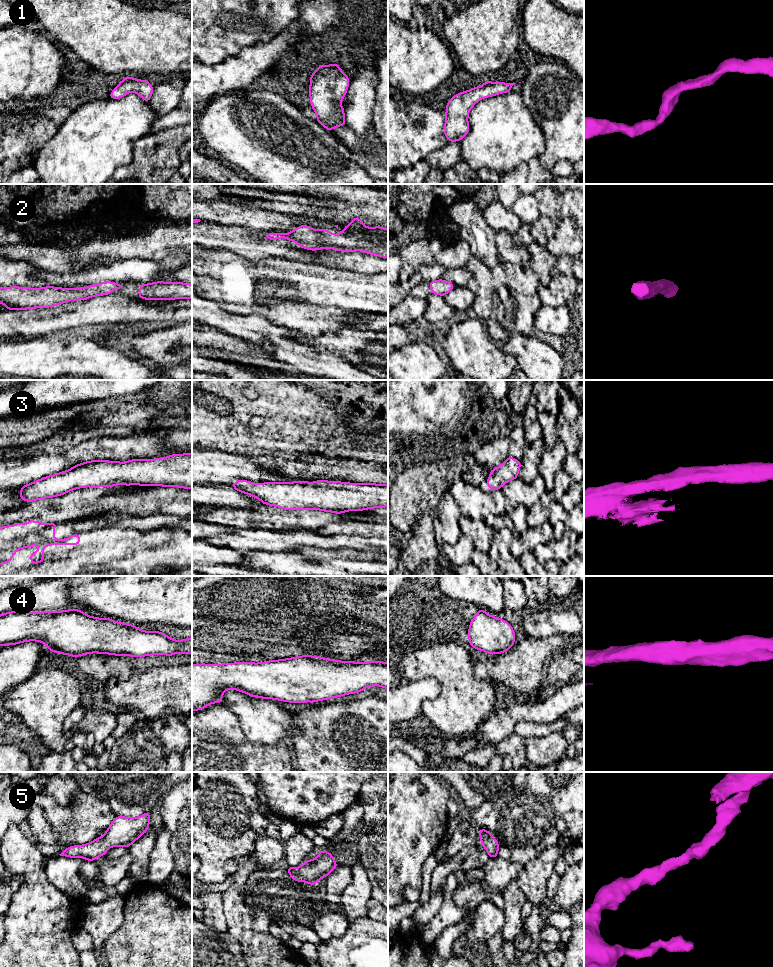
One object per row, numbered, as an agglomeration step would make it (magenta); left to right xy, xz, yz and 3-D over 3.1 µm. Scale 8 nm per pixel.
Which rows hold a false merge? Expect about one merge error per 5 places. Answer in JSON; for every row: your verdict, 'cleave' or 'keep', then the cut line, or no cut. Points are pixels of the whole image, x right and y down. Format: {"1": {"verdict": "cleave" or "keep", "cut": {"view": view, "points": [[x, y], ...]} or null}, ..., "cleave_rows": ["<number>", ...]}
{"1": {"verdict": "keep", "cut": null}, "2": {"verdict": "keep", "cut": null}, "3": {"verdict": "keep", "cut": null}, "4": {"verdict": "keep", "cut": null}, "5": {"verdict": "keep", "cut": null}, "cleave_rows": []}

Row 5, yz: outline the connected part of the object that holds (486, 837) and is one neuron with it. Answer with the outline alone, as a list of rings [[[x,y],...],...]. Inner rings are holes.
[[[479,829],[480,840],[482,847],[484,847],[490,858],[495,858],[498,855],[499,843],[494,836],[486,829]]]

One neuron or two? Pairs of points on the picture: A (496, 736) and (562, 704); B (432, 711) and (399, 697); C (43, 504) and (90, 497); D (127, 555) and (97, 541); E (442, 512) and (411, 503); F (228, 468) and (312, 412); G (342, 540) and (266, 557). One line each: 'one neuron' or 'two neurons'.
A: one neuron
B: two neurons
C: one neuron
D: one neuron
E: two neurons
F: two neurons
G: two neurons

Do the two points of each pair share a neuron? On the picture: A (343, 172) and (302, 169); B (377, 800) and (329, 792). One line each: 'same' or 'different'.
A: same
B: different

